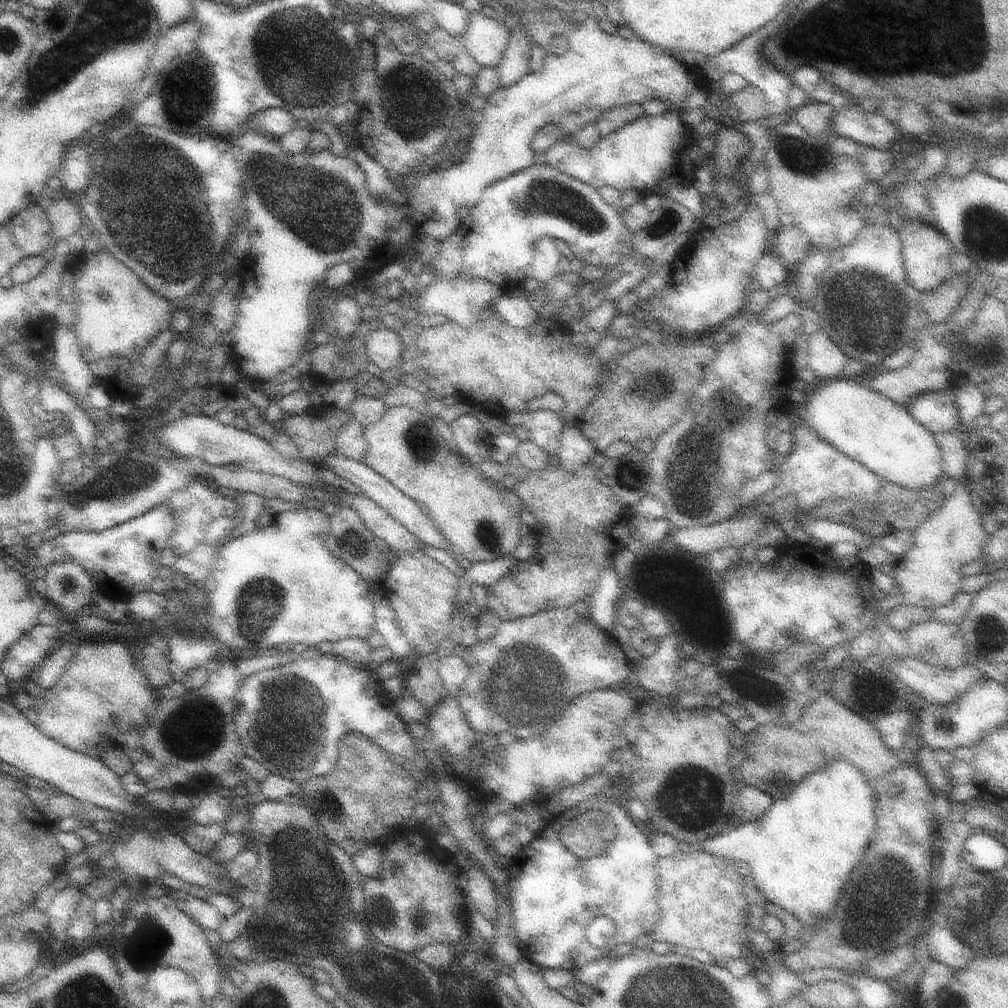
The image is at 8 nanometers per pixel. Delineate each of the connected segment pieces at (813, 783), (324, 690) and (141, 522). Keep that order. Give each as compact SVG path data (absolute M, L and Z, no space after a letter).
M833 760L809 774L803 782L799 782L789 792L789 796L775 800L775 804L761 818L731 826L727 832L705 840L701 850L717 858L743 860L751 868L751 878L755 880L755 886L759 888L759 892L763 892L767 902L793 914L801 922L801 926L807 926L807 936L811 936L815 932L821 932L827 922L835 916L833 908L839 902L843 886L847 884L851 872L863 860L869 840L877 830L877 794L873 790L875 788L871 788L871 784L857 768L853 770L851 764Z
M323 654L317 660L301 656L291 658L291 662L281 668L261 670L253 676L247 676L237 692L235 708L235 732L243 744L245 756L257 760L271 774L279 774L297 784L305 784L313 778L323 778L329 774L329 770L335 768L339 760L341 740L353 730L359 730L363 736L371 738L389 756L401 756L407 762L417 758L417 746L413 746L415 740L411 740L409 730L405 730L407 724L399 720L383 684L369 672L369 668L337 660L329 654Z
M165 502L163 506L149 510L141 518L113 526L99 534L97 532L59 534L55 540L41 542L41 546L33 550L33 556L37 556L37 564L43 568L53 566L55 562L79 564L89 572L89 576L93 576L95 592L109 596L113 602L123 600L127 604L139 592L147 592L151 580L157 578L157 570L161 566L161 552L169 546L173 530L175 530L173 512Z

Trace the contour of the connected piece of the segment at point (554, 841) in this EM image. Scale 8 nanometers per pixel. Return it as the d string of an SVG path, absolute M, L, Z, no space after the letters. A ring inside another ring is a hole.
M599 794L599 796L593 796L593 800L587 800L579 804L577 808L571 808L563 812L561 816L555 816L551 822L545 824L541 834L531 844L525 844L519 848L517 856L511 860L507 868L507 884L511 888L511 894L509 894L511 912L513 912L513 922L515 922L513 926L515 926L519 950L527 960L537 964L541 970L549 968L549 970L573 972L595 960L611 956L619 944L635 944L639 936L649 936L659 924L659 908L657 908L657 860L659 858L653 852L651 842L645 840L645 832L637 830L635 824L631 822L631 816L627 814L627 806L623 802L611 804L611 800L613 798L609 798L607 794ZM599 808L603 808L613 818L617 836L603 856L583 862L563 846L561 830L575 816L589 812L589 810L599 810ZM597 916L609 918L615 924L615 934L611 936L605 948L597 948L589 944L585 936L591 920L595 920Z

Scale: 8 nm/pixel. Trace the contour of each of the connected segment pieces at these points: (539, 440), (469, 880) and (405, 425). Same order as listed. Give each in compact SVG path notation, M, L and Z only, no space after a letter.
M539 410L539 412L511 412L503 416L503 422L513 426L523 426L529 430L531 440L547 452L549 458L559 454L561 450L561 434L567 422L565 414L555 414L551 410Z
M471 868L469 872L465 872L465 880L463 880L463 888L469 900L471 910L479 912L485 920L497 924L499 920L499 900L495 898L493 892L493 882L491 878L487 878L487 874L483 870L475 870Z
M411 406L389 408L377 424L363 430L367 440L363 462L415 500L455 546L455 552L471 564L515 556L523 526L519 516L525 510L523 500L513 492L511 484L489 480L479 466L467 464L451 452L433 422L431 414L423 416Z

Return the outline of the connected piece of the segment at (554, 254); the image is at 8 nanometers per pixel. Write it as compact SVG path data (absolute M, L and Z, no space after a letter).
M543 236L537 242L535 254L533 254L533 262L529 268L529 276L531 276L531 284L535 284L537 288L541 284L547 284L551 278L559 276L559 268L557 262L563 254L557 250L555 246L555 238L547 238Z

